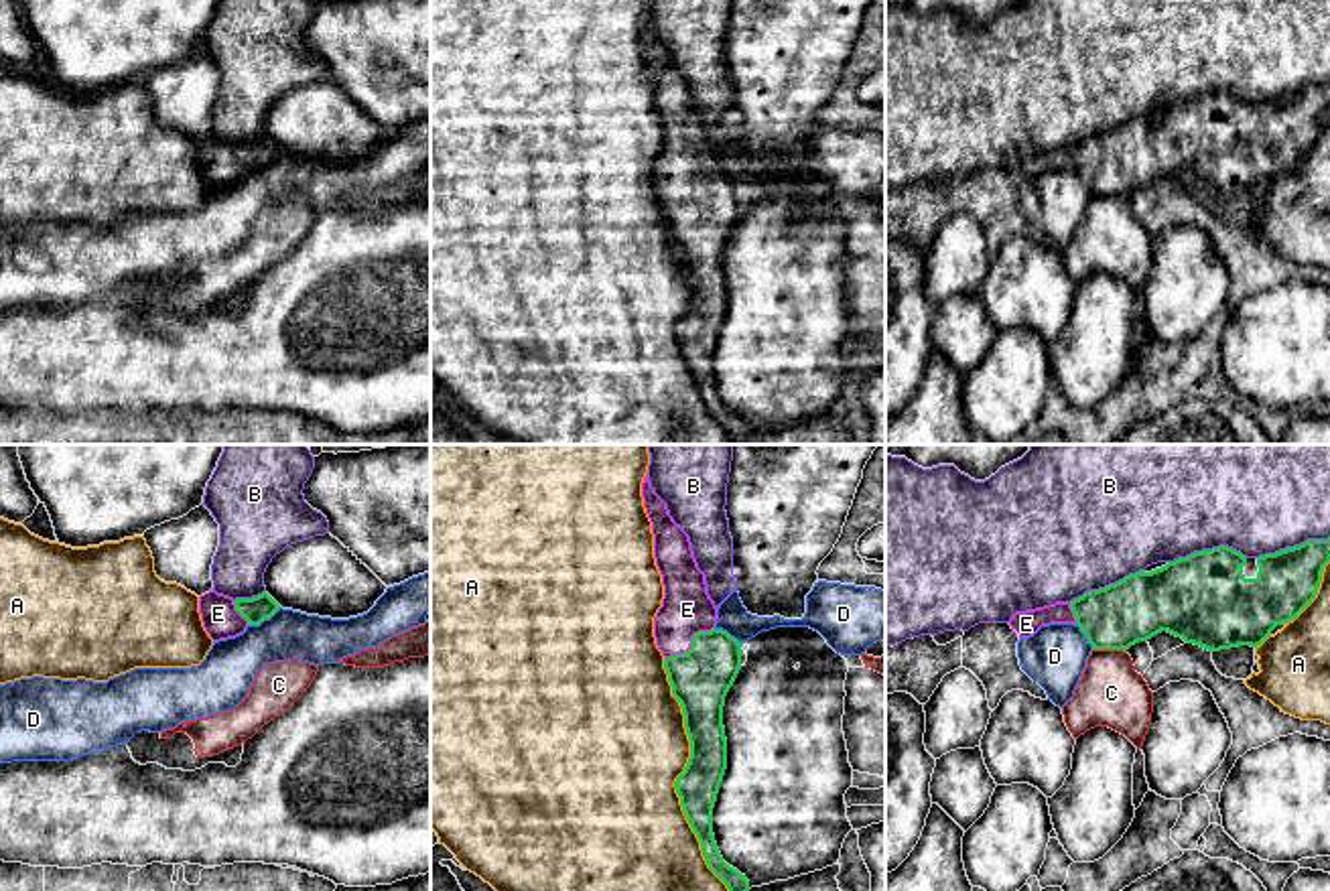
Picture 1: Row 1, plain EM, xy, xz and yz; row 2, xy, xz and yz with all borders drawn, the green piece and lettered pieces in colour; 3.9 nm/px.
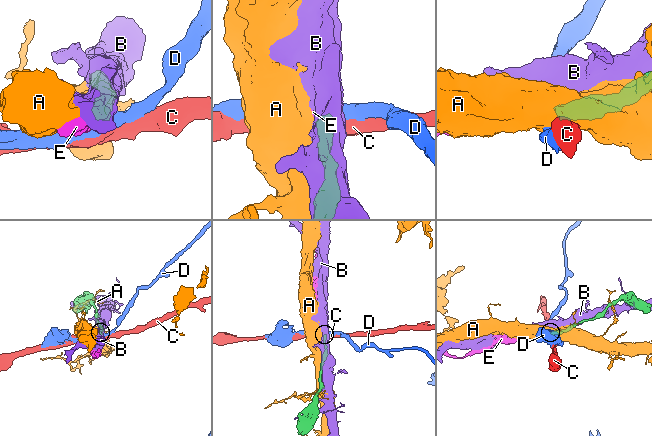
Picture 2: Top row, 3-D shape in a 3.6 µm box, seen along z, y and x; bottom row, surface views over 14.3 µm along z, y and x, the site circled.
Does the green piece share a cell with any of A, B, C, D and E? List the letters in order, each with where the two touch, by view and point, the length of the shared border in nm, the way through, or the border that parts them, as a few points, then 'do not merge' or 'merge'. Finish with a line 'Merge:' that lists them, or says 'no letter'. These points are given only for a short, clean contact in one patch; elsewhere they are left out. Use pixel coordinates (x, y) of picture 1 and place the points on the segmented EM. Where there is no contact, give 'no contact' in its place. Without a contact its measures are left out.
A: contact xz (681, 774); length 950 nm; do not merge
B: contact yz (1207, 551); length 320 nm; do not merge
C: contact yz (1109, 648); length 140 nm; border yz (1093, 648), (1121, 648), (1125, 652); do not merge
D: contact xy (264, 618); length 150 nm; border xy (281, 607), (258, 624), (248, 626); do not merge
E: contact xz (691, 644); length 240 nm; way xz (701, 678), (701, 662), (691, 644), (687, 609); merge
Merge: E

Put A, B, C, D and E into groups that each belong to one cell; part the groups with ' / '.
A / B / C / D / E

